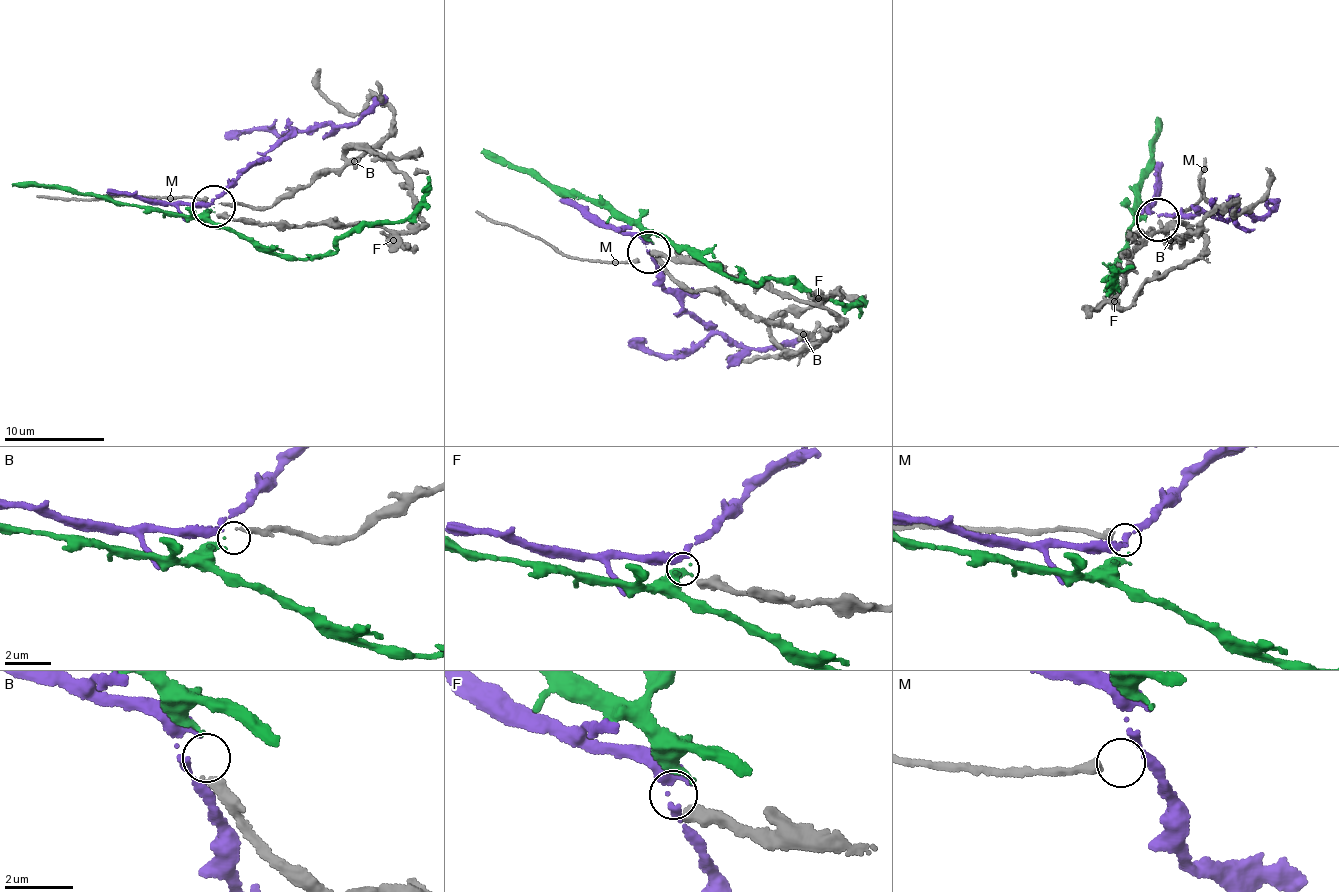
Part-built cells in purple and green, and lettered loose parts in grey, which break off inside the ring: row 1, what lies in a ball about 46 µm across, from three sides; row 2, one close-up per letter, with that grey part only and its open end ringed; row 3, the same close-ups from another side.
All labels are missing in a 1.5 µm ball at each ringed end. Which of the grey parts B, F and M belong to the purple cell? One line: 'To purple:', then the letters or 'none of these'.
To purple: F

